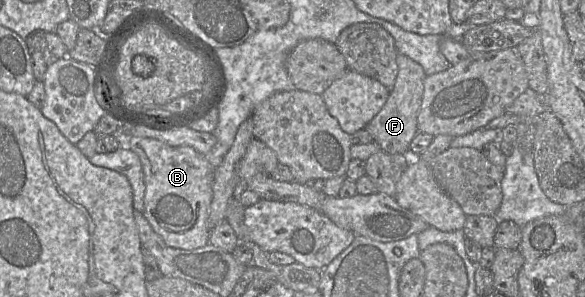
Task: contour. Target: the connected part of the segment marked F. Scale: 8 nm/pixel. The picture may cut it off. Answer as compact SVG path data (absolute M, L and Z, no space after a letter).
M397 54L397 65L398 74L387 101L364 129L371 134L382 151L388 154L408 154L410 143L418 133L418 113L426 74L420 64L403 54Z

